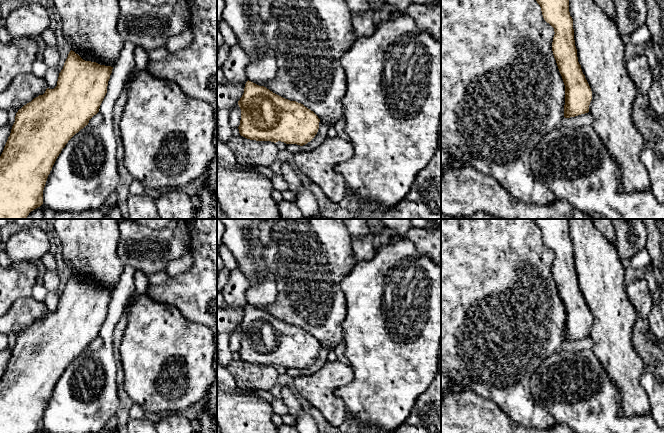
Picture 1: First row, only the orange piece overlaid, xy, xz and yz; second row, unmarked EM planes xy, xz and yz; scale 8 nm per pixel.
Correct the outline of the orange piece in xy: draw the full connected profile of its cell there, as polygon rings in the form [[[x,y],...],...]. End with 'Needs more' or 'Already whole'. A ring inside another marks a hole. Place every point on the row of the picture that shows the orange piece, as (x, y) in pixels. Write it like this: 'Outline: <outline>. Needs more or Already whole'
Outline: [[[70,51],[68,57],[64,63],[63,69],[59,73],[57,86],[54,89],[47,88],[43,95],[39,95],[34,98],[31,102],[24,105],[18,110],[15,116],[15,122],[12,126],[10,136],[5,144],[4,150],[0,156],[0,219],[26,219],[31,211],[40,207],[43,204],[43,190],[52,170],[52,167],[61,153],[62,149],[68,143],[68,141],[86,125],[89,120],[99,112],[100,105],[107,93],[108,81],[112,73],[113,67],[100,65],[96,62],[85,61],[74,51]]]. Already whole

